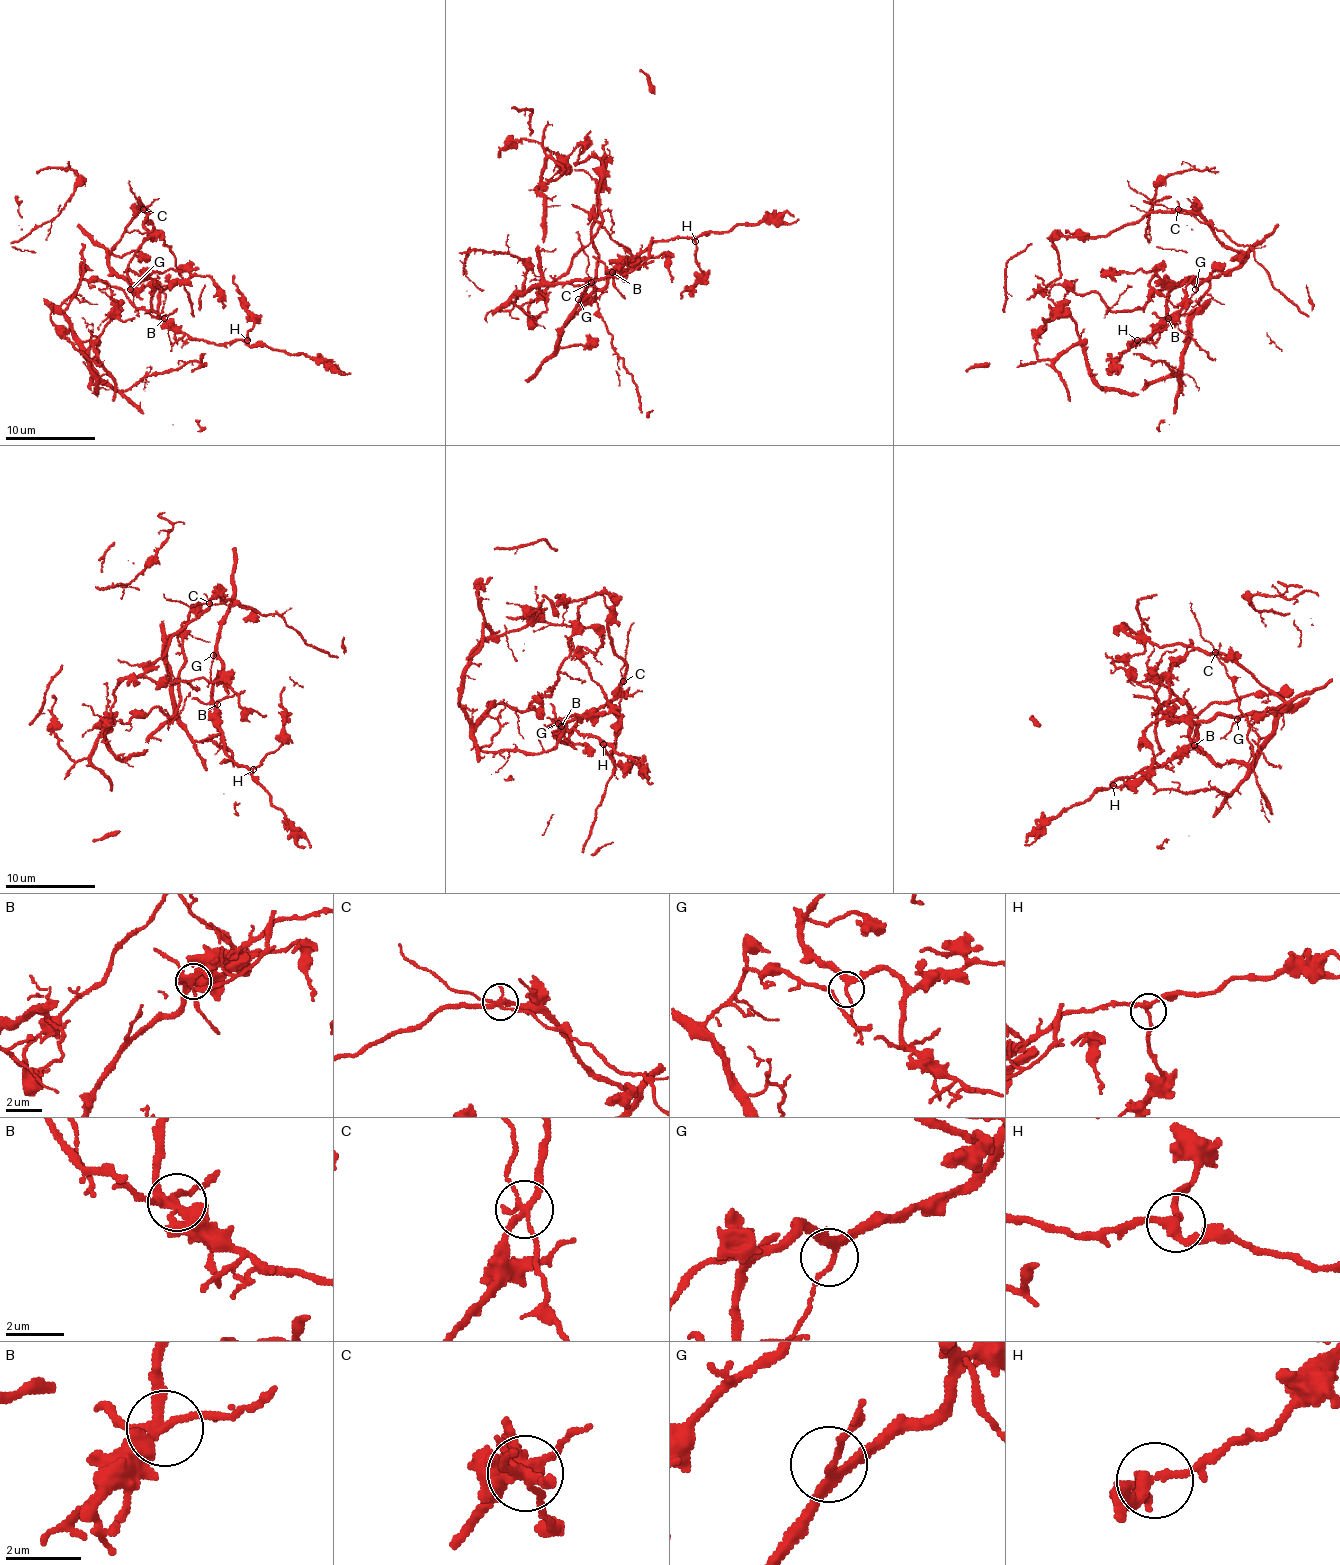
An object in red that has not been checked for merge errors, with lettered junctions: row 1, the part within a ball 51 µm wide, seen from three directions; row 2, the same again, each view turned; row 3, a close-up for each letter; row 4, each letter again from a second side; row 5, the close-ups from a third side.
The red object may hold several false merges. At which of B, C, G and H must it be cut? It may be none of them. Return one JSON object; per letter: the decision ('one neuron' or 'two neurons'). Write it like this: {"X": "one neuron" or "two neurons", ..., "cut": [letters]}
{"B": "one neuron", "C": "two neurons", "G": "one neuron", "H": "one neuron", "cut": ["C"]}

